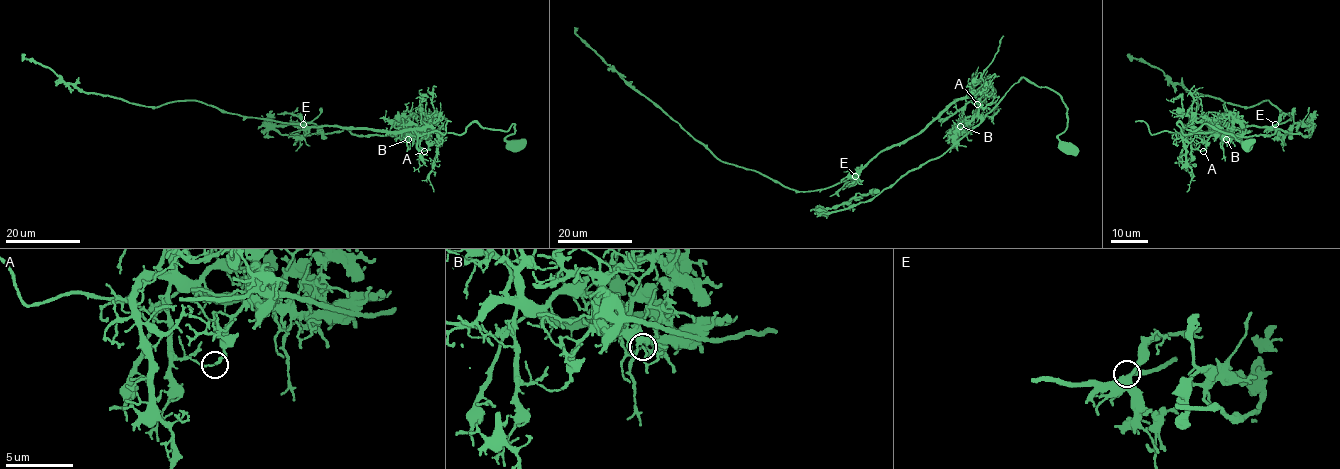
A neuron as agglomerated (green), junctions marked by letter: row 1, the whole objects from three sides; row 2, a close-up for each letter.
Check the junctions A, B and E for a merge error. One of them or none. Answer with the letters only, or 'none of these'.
A

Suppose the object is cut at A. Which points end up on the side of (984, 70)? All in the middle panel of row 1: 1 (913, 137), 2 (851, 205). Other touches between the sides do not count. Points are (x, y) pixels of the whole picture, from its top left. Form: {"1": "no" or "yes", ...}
{"1": "yes", "2": "no"}

